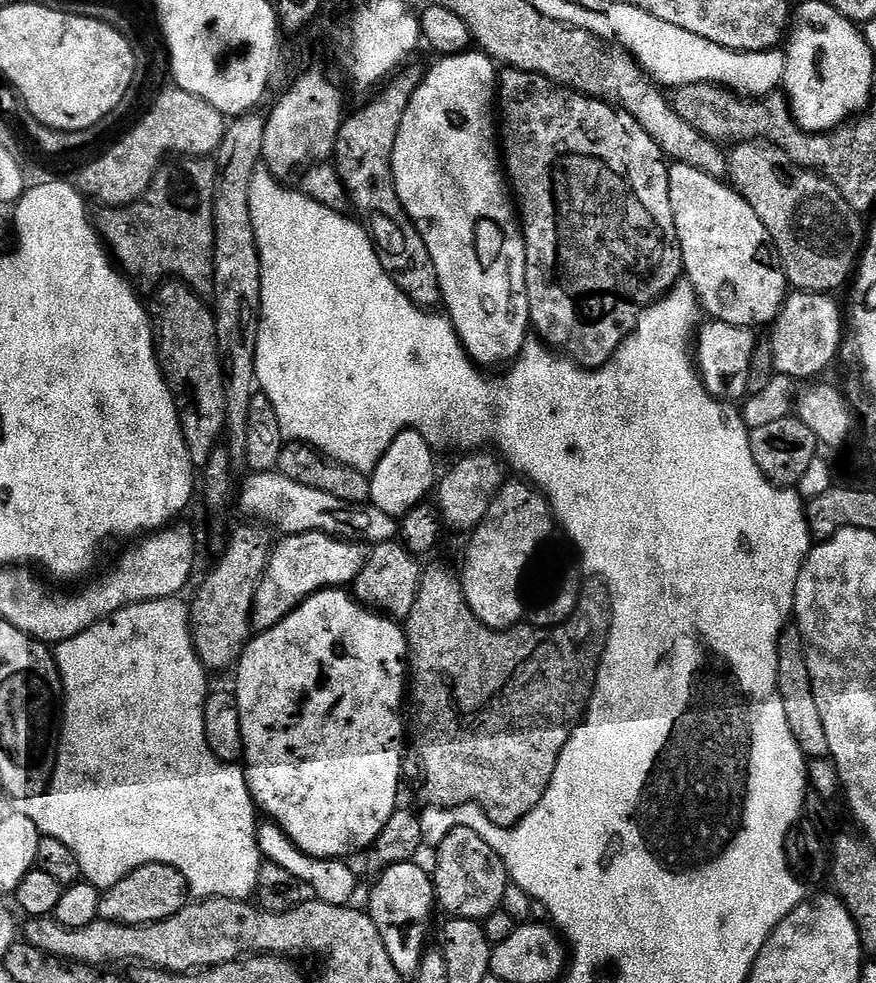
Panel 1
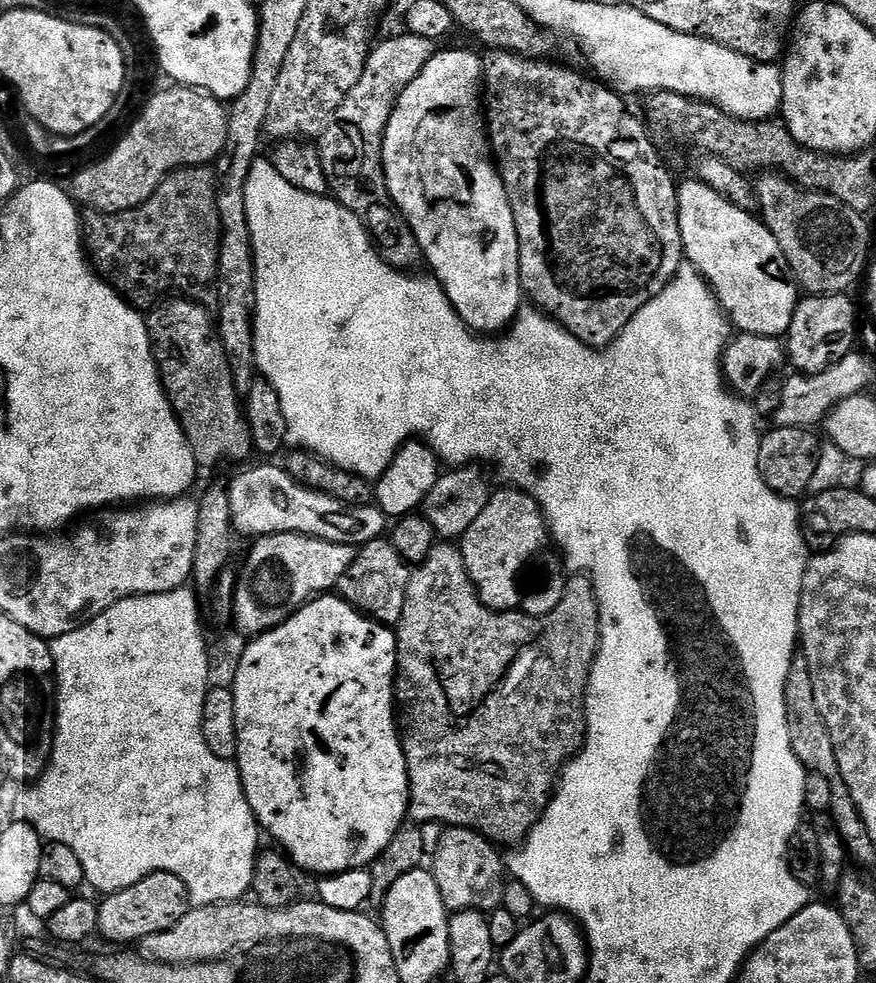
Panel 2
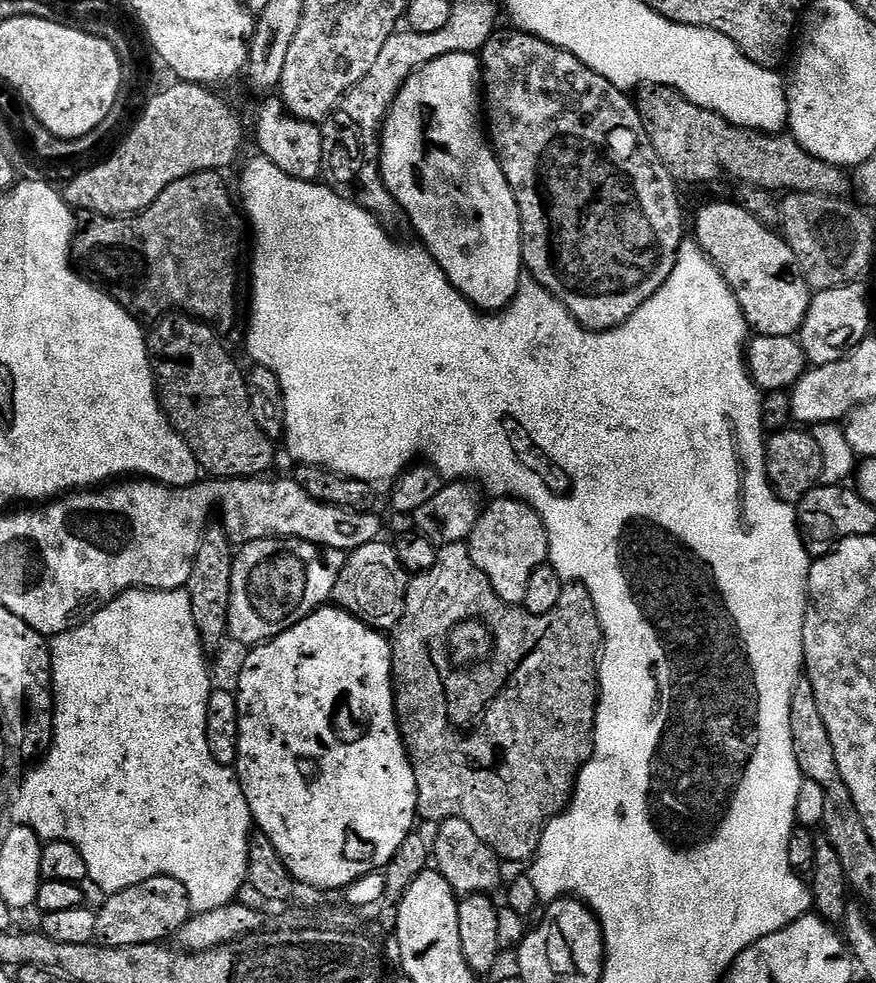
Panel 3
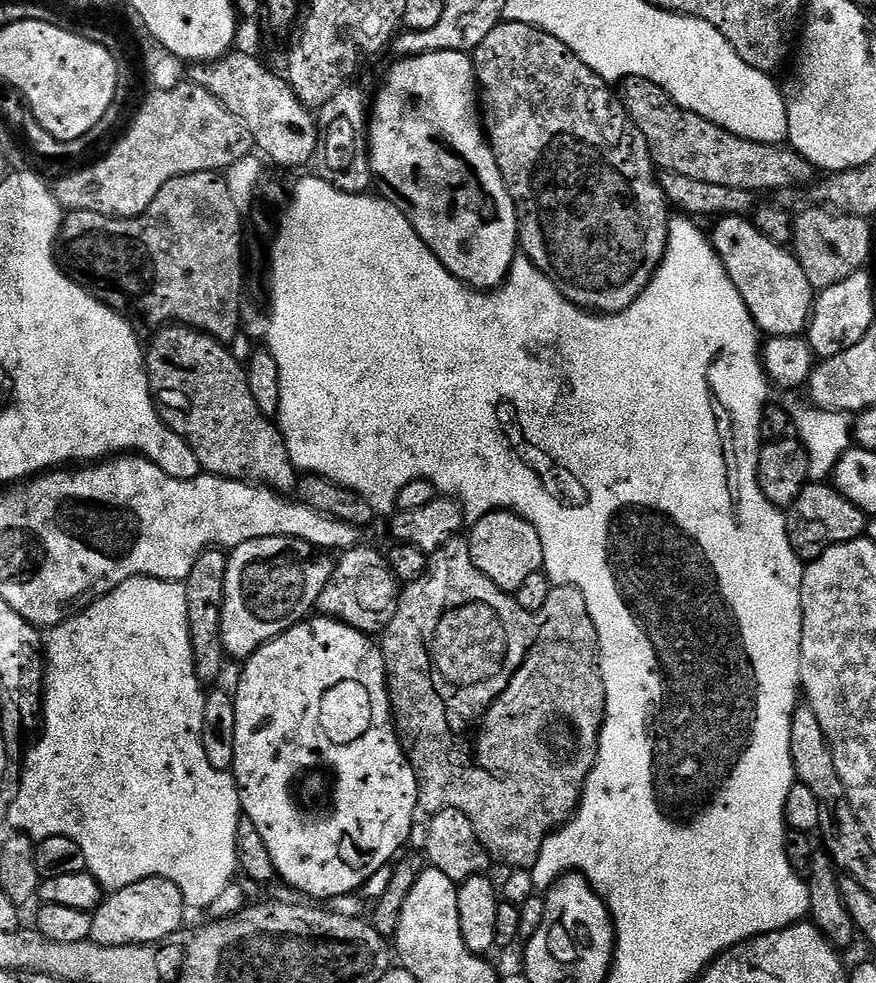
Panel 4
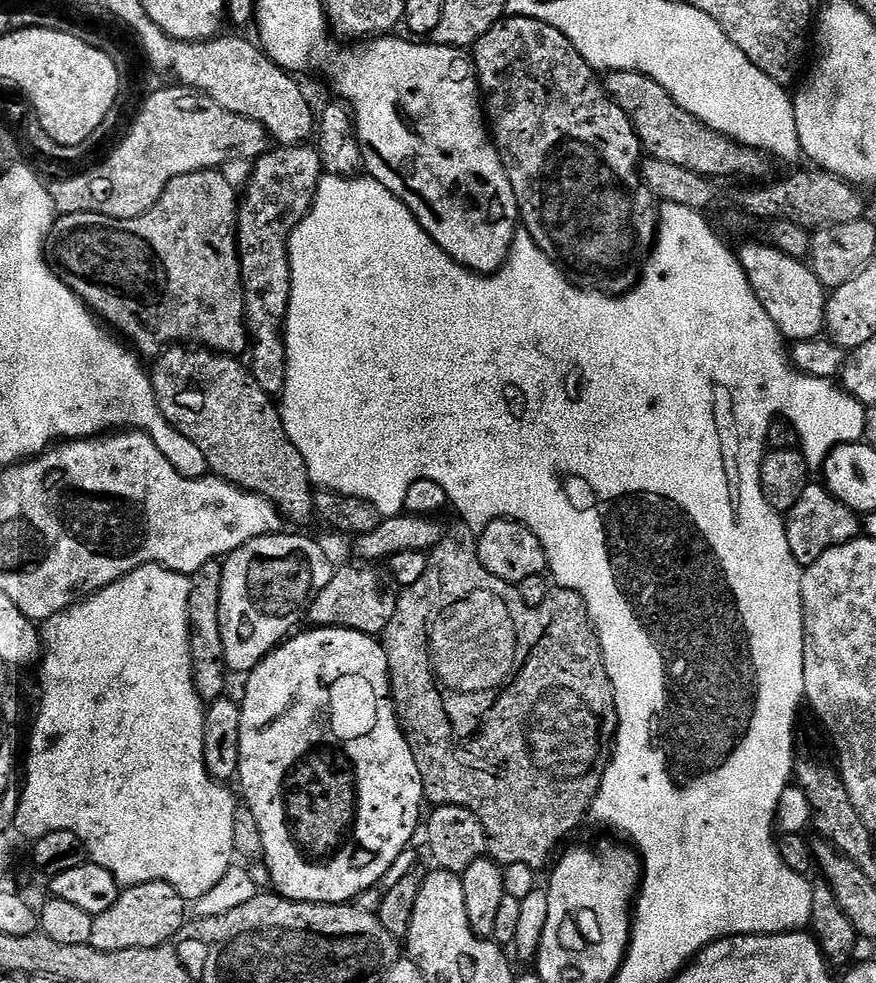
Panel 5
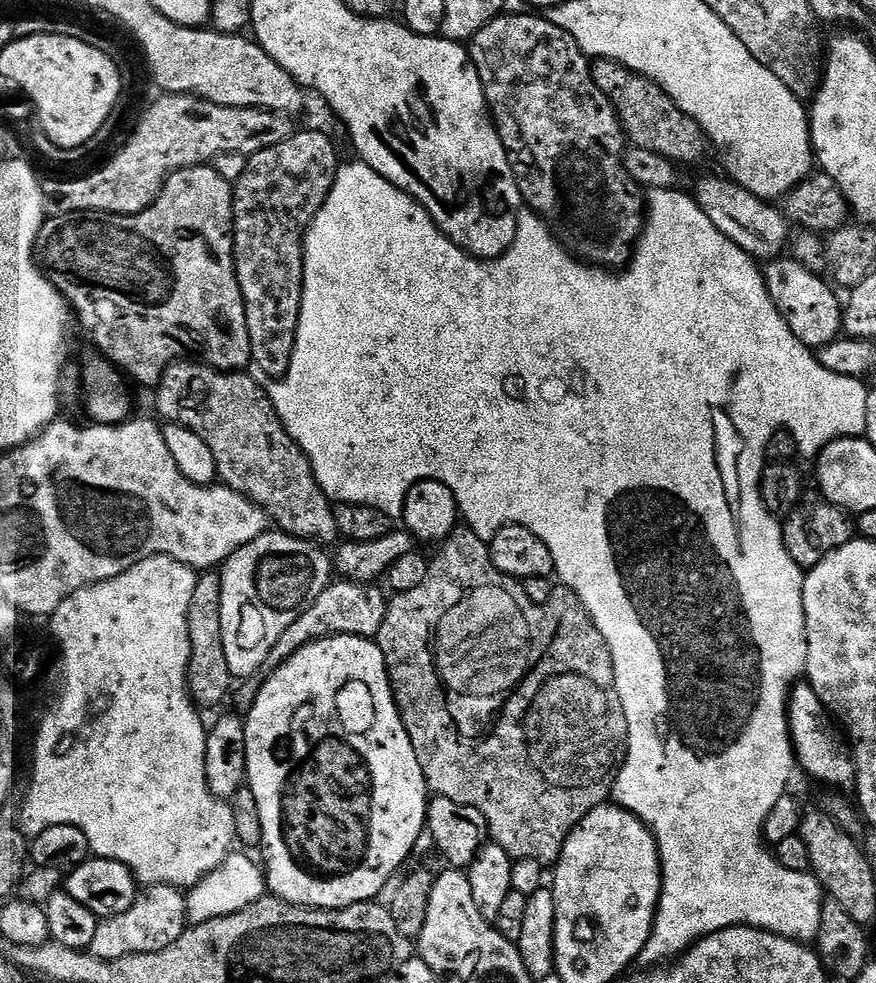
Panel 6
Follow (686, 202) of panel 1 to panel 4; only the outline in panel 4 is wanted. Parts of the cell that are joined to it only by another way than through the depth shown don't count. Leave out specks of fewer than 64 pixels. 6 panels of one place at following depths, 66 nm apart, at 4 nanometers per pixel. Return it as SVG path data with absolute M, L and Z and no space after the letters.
M722 216L715 221L715 224L716 229L711 229L710 232L711 242L724 264L730 282L734 282L738 294L742 294L742 302L746 302L756 327L768 338L801 335L812 319L814 289L810 278L806 278L806 270L802 270L795 255L785 245L770 242L770 238L766 238L766 234L757 230L751 219L743 216Z

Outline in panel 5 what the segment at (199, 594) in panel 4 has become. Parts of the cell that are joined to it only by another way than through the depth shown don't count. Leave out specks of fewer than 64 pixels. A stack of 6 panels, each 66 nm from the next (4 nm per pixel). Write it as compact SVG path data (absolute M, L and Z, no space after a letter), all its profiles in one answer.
M220 560L206 562L197 572L192 573L190 602L188 603L188 627L190 629L190 654L192 655L192 677L201 701L221 699L228 688L230 673L222 650L220 629L220 599L222 598L222 574L224 566Z

